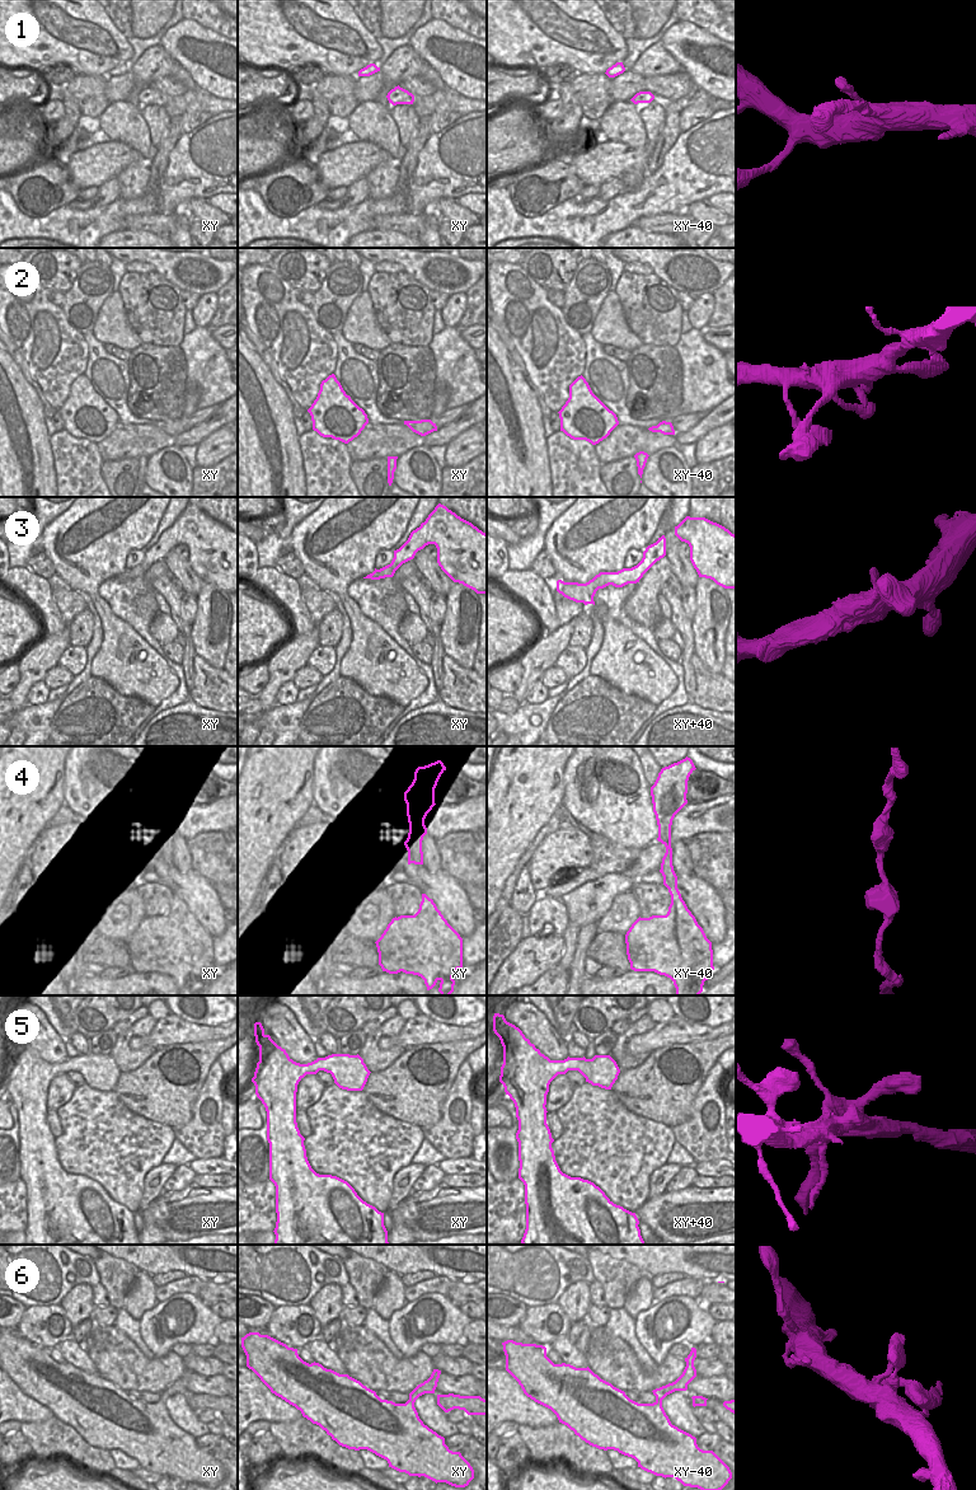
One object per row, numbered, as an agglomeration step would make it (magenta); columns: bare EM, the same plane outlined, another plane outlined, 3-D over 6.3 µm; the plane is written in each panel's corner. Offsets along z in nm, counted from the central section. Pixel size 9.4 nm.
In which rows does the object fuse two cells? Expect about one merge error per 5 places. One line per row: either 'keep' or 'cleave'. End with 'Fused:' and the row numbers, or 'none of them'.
1: keep
2: keep
3: keep
4: keep
5: keep
6: keep
Fused: none of them

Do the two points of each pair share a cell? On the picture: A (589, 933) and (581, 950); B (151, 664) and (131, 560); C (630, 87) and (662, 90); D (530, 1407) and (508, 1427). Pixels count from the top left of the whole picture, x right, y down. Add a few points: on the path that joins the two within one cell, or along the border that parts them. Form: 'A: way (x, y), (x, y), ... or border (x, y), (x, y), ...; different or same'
A: way (585, 937), (581, 946); same
B: border (142, 548), (134, 548), (127, 554), (125, 567); different
C: way (638, 85), (655, 85); same
D: border (500, 1423), (515, 1421), (519, 1424); different

